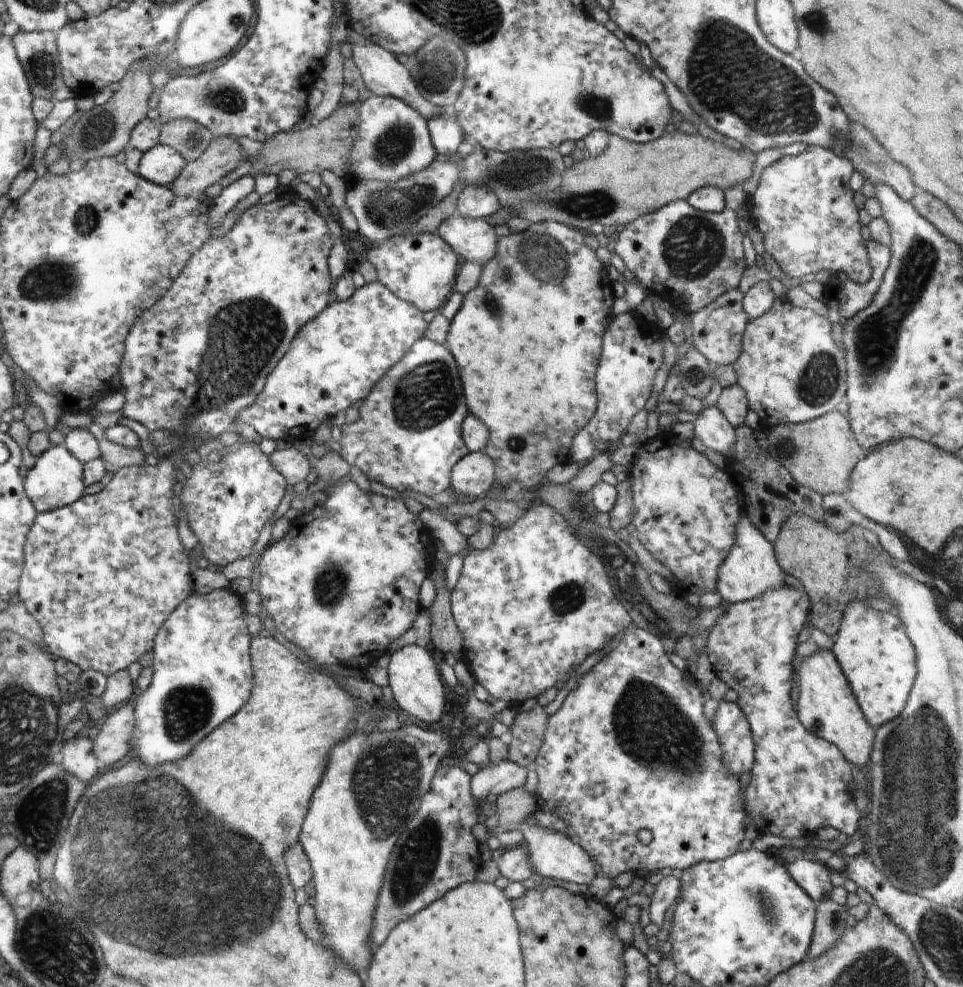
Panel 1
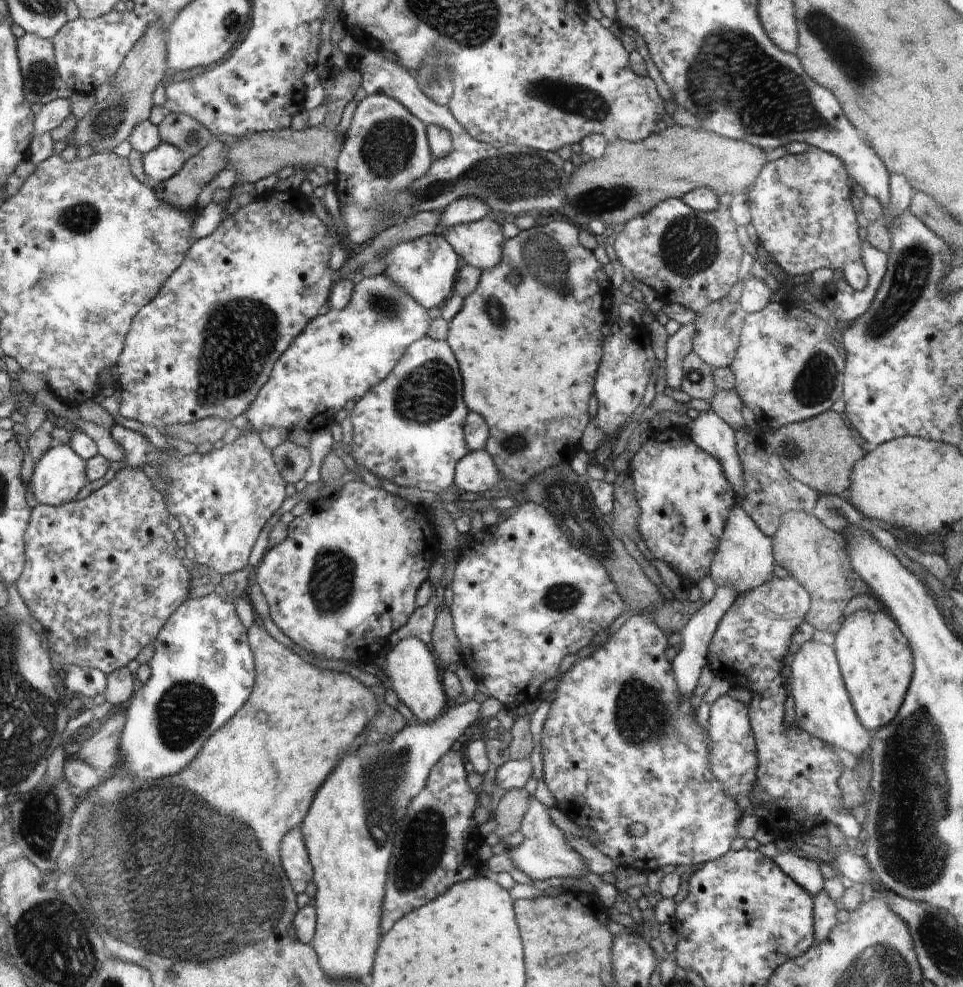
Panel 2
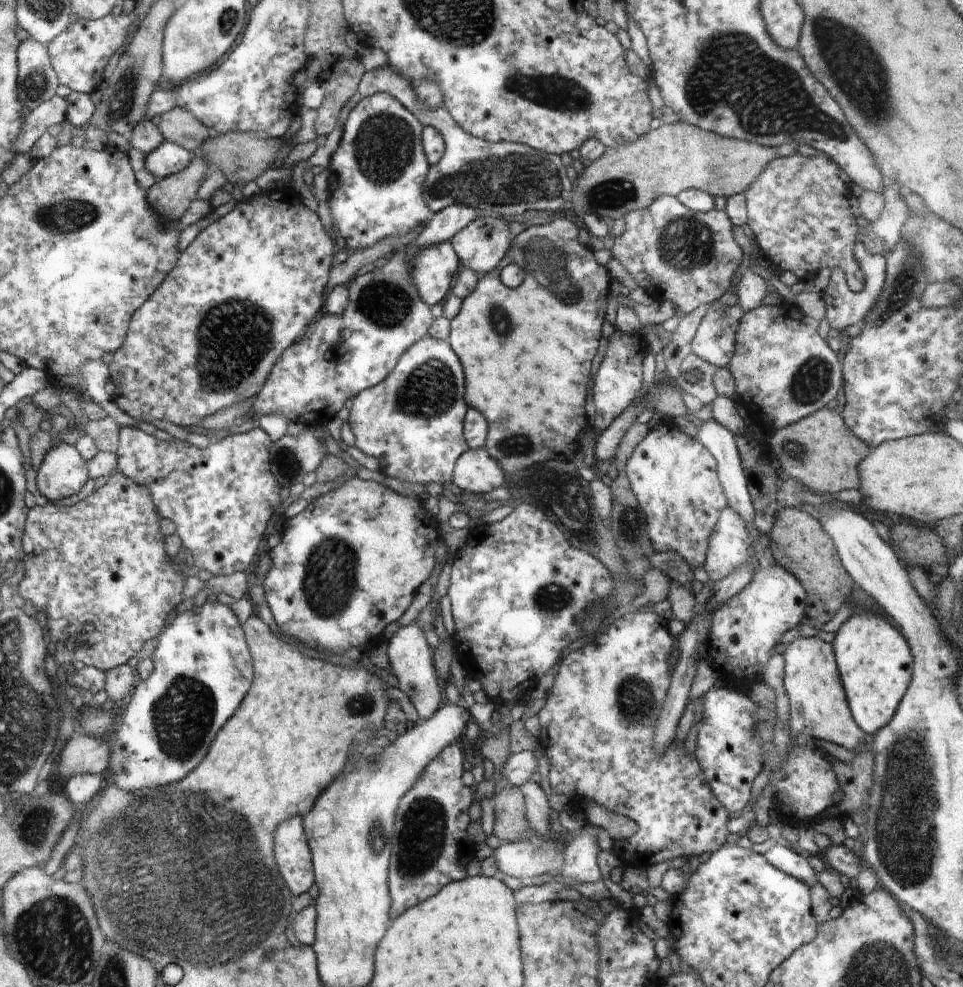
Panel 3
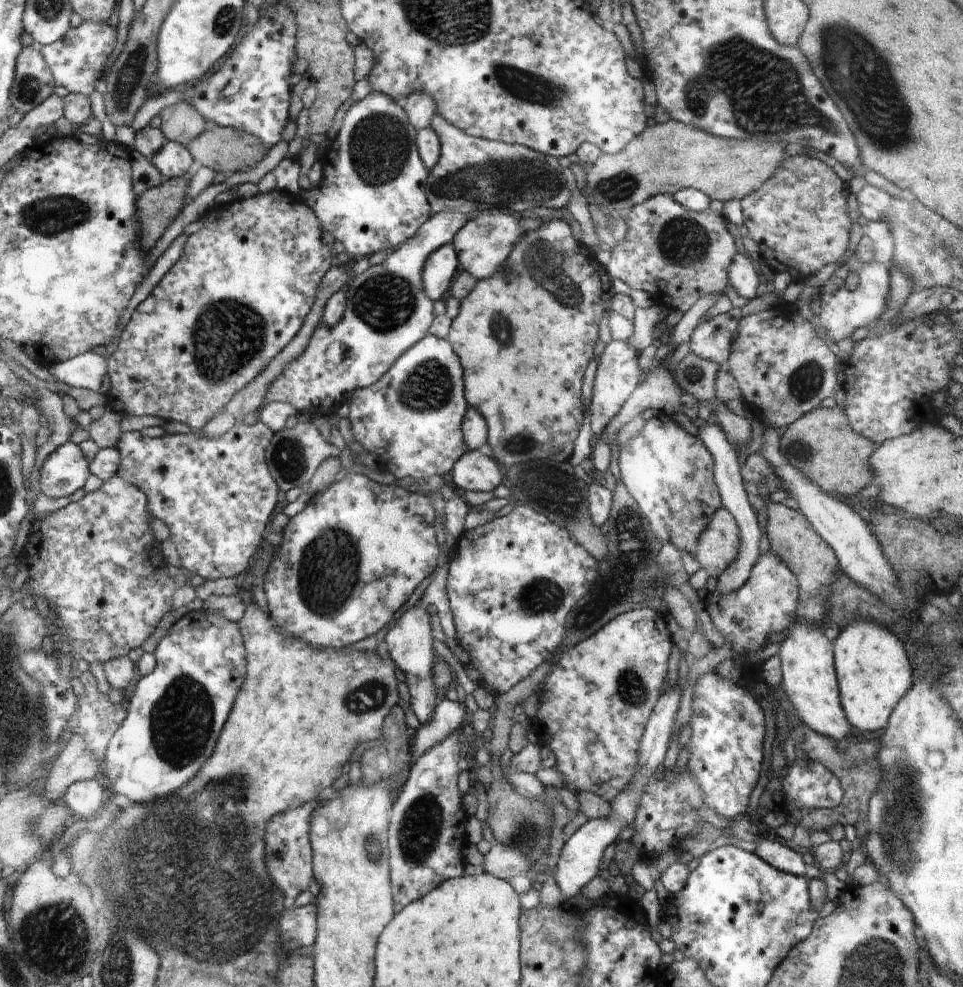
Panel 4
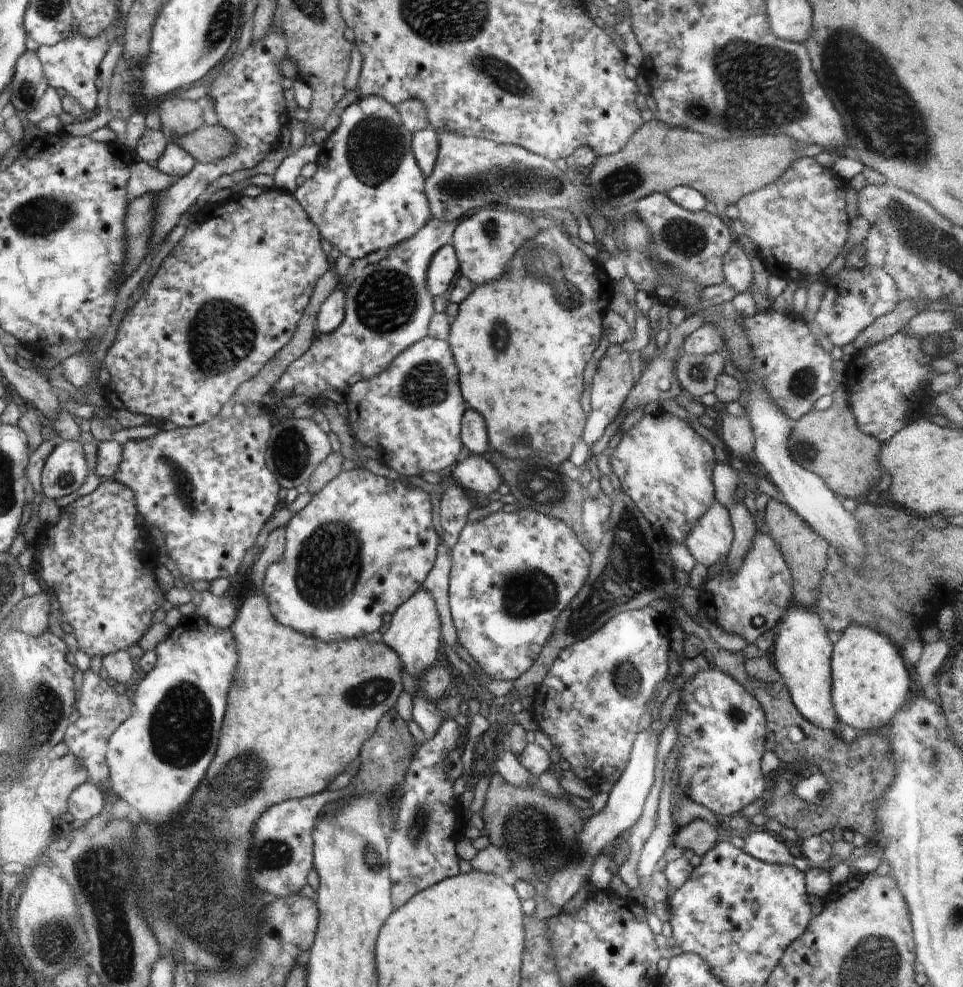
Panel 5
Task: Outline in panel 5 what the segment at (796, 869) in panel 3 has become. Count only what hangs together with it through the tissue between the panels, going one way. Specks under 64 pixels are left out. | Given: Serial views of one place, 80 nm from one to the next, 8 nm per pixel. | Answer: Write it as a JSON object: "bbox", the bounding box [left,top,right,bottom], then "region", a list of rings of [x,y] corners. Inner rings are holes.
{"bbox":[742,830,794,865],"region":[[[766,830],[747,832],[744,842],[742,852],[746,852],[748,856],[771,864],[793,865],[794,858],[789,849]]]}

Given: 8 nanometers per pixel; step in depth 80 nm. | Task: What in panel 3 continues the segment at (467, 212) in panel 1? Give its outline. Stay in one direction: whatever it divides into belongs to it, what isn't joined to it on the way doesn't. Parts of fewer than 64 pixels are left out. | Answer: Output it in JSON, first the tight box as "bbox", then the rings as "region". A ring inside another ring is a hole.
{"bbox":[251,203,483,429],"region":[[[460,203],[447,206],[426,221],[421,233],[408,247],[389,256],[385,266],[376,267],[372,272],[353,278],[351,283],[348,283],[349,299],[344,312],[339,315],[324,314],[310,324],[304,336],[282,354],[278,364],[271,370],[263,389],[251,400],[251,415],[255,420],[258,421],[262,414],[272,414],[280,410],[288,416],[289,422],[299,421],[306,428],[312,429],[313,426],[322,424],[326,426],[328,422],[332,422],[332,418],[340,414],[340,410],[344,410],[344,406],[350,407],[358,393],[386,380],[403,354],[415,342],[427,336],[427,330],[434,319],[430,313],[430,306],[422,301],[412,278],[412,264],[416,256],[428,245],[449,241],[459,230],[481,215],[483,214],[479,209]]]}

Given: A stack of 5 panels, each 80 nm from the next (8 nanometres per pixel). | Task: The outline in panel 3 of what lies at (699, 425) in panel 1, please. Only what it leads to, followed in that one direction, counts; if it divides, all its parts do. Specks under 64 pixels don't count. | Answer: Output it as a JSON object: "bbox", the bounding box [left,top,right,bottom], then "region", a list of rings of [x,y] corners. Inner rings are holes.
{"bbox":[695,417,755,522],"region":[[[714,417],[702,421],[697,429],[695,439],[710,451],[710,454],[714,456],[717,462],[717,475],[728,497],[728,506],[734,507],[746,520],[752,522],[755,510],[749,495],[747,478],[743,471],[743,462],[735,443],[735,434],[723,424],[720,424]]]}

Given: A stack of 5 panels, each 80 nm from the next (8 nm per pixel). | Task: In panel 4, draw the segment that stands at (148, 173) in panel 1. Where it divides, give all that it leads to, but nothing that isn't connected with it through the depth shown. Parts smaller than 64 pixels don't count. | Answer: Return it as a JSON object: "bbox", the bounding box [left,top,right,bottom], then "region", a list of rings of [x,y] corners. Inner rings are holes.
{"bbox":[150,141,196,179],"region":[[[167,141],[154,156],[150,163],[164,176],[164,179],[178,179],[186,176],[196,166],[194,156],[184,145]]]}

